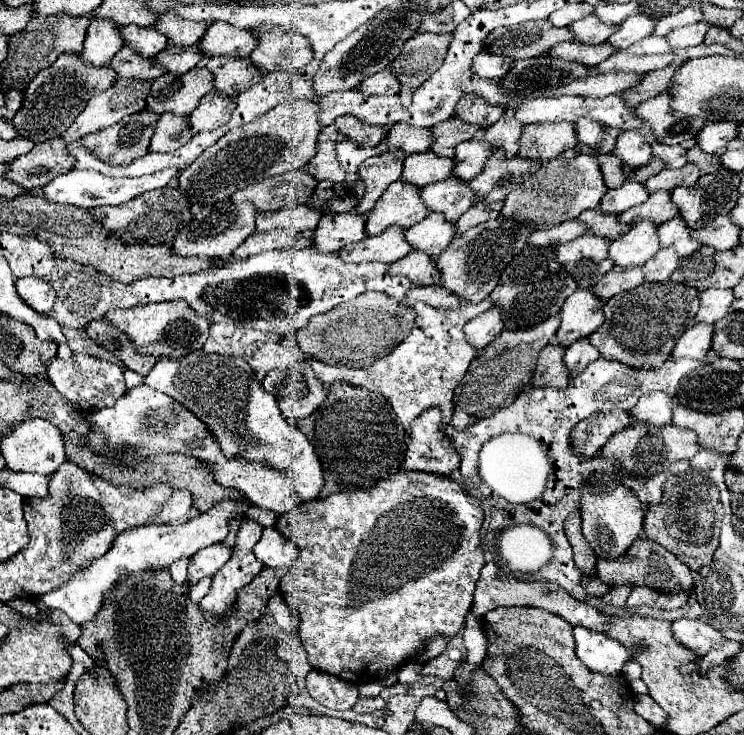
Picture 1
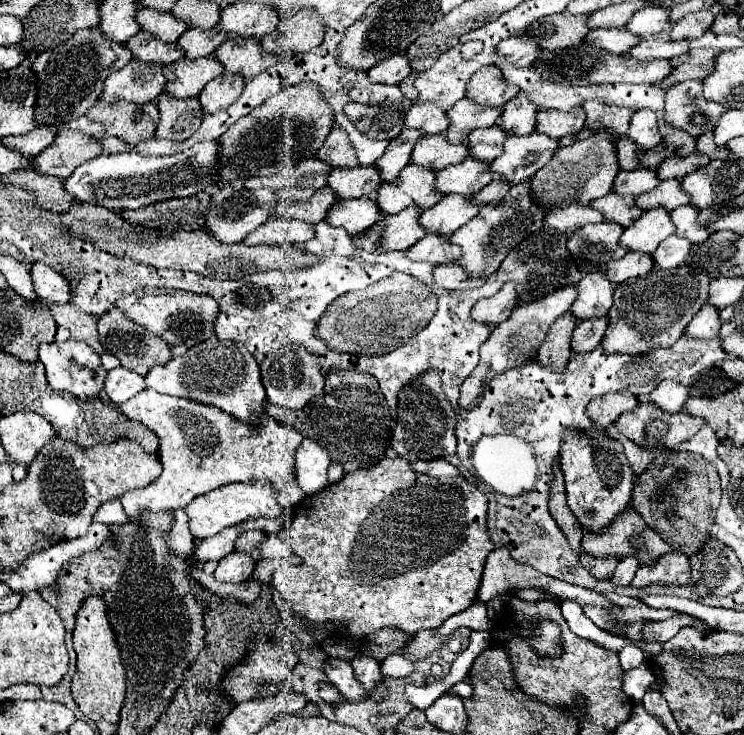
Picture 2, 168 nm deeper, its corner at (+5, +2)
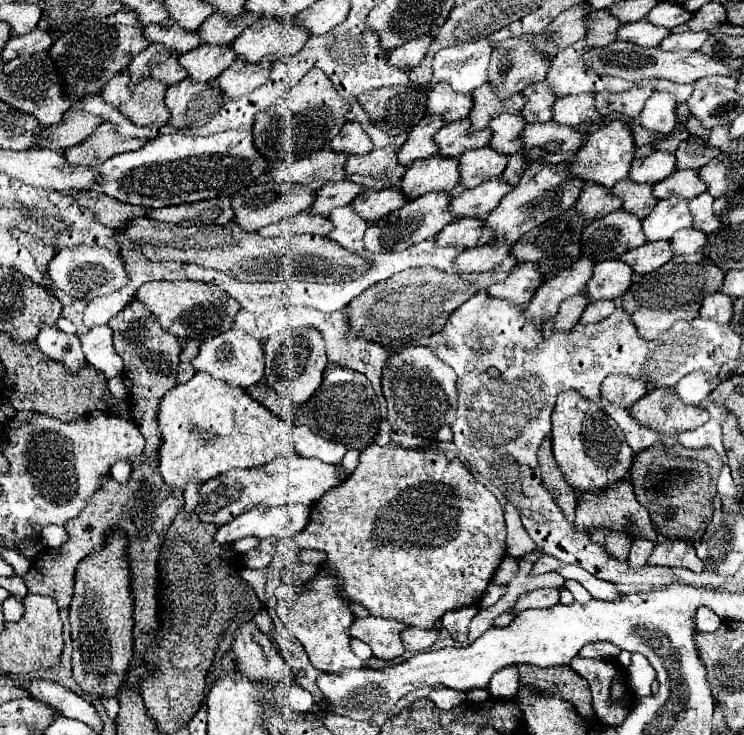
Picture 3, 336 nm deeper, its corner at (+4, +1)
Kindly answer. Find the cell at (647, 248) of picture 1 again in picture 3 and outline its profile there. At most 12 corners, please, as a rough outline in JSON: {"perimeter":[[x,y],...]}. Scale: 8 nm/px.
{"perimeter":[[660,199],[642,221],[646,241],[692,227],[688,199]]}

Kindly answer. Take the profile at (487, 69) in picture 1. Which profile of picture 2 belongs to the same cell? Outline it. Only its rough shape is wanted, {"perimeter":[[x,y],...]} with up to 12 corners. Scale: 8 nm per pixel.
{"perimeter":[[507,38],[497,54],[517,68],[527,68],[539,56],[537,42]]}

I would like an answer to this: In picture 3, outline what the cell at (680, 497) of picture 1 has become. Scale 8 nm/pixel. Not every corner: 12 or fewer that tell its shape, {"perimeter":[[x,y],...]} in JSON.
{"perimeter":[[652,445],[630,481],[656,531],[696,545],[724,463]]}

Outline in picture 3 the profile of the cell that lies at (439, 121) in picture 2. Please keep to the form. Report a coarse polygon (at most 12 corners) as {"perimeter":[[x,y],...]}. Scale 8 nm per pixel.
{"perimeter":[[438,83],[428,97],[428,111],[444,121],[468,117],[472,95]]}

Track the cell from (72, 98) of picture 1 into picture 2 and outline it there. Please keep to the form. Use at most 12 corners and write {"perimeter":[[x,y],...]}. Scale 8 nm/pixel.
{"perimeter":[[99,28],[39,54],[35,124],[59,128],[131,60]]}

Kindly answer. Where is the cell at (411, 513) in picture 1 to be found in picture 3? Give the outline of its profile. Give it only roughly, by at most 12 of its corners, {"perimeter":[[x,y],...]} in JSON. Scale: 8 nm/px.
{"perimeter":[[362,451],[294,537],[344,599],[428,629],[506,557],[456,453]]}

